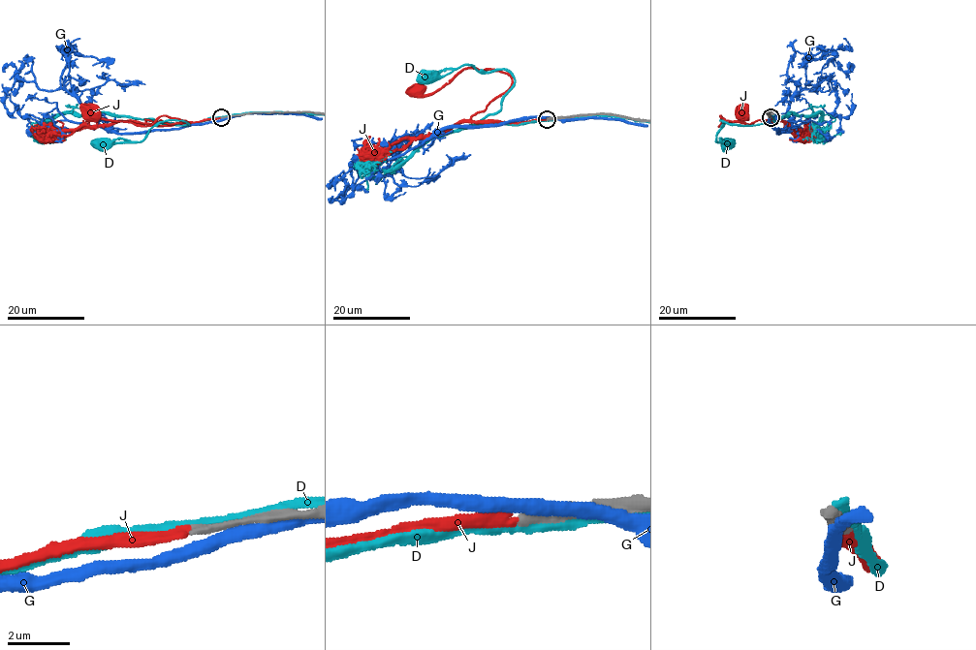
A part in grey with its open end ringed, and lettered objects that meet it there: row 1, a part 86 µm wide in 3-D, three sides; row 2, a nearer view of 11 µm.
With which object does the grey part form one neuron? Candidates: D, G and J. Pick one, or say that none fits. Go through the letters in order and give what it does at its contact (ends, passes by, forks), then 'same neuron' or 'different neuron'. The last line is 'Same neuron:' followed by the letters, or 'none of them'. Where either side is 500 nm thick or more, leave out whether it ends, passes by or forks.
D: it passes by; different neuron
G: it passes by; different neuron
J: it ends there; same neuron
Same neuron: J

